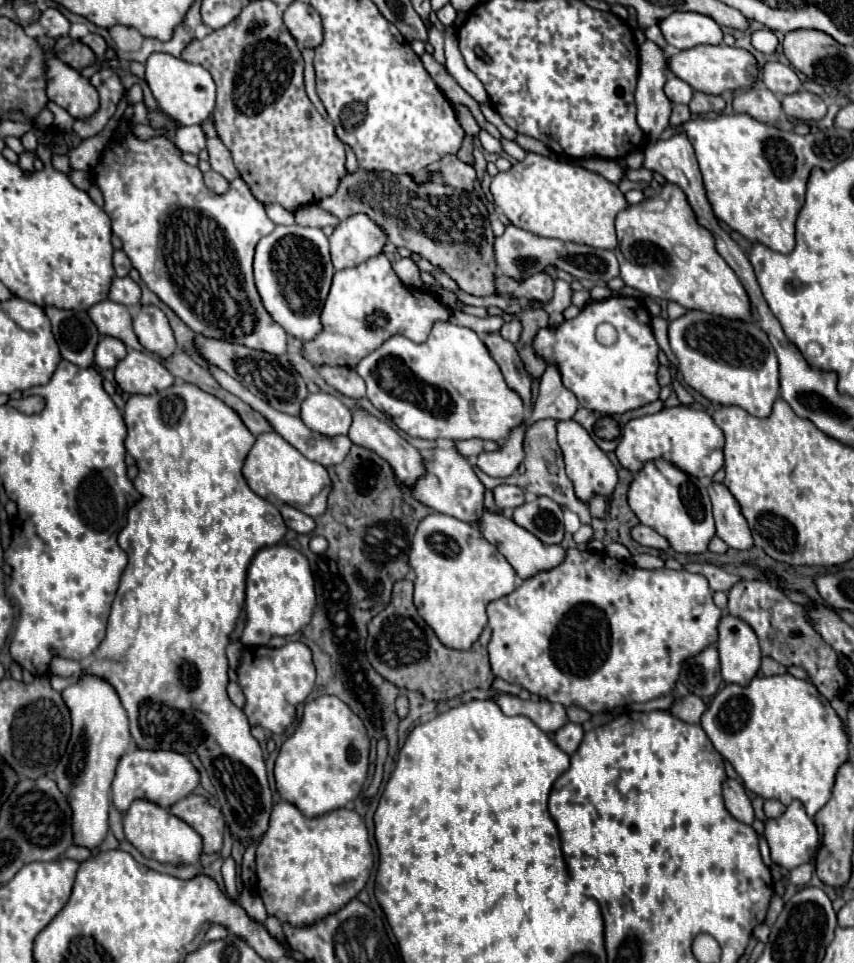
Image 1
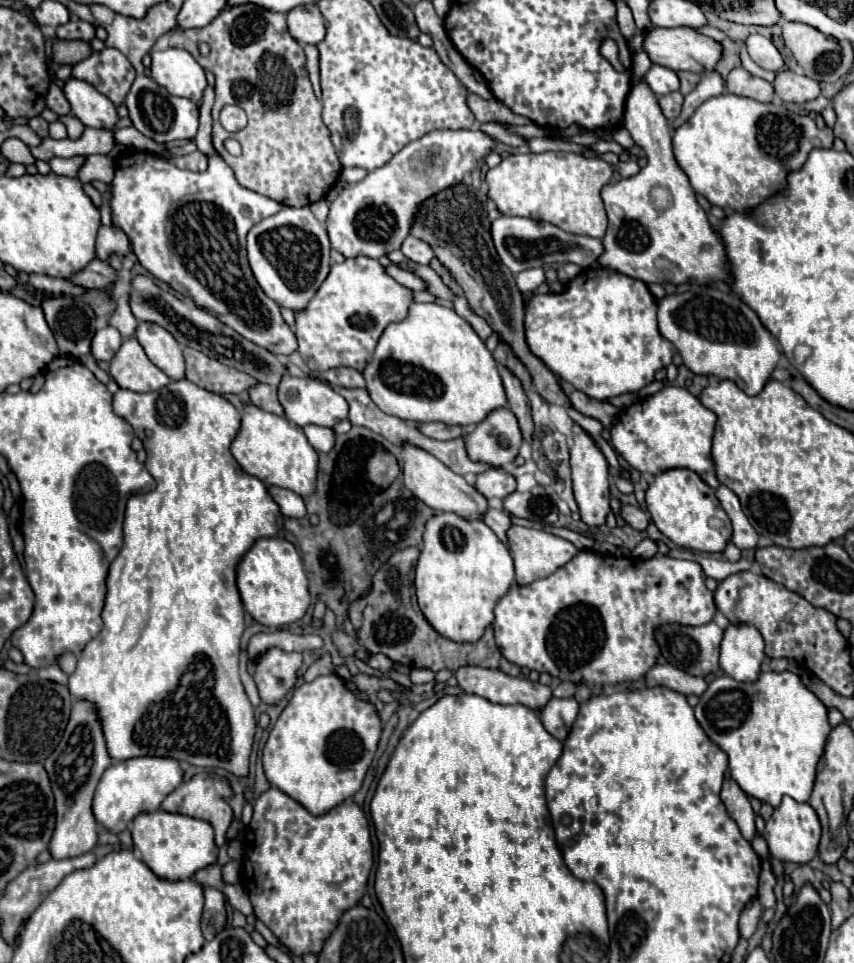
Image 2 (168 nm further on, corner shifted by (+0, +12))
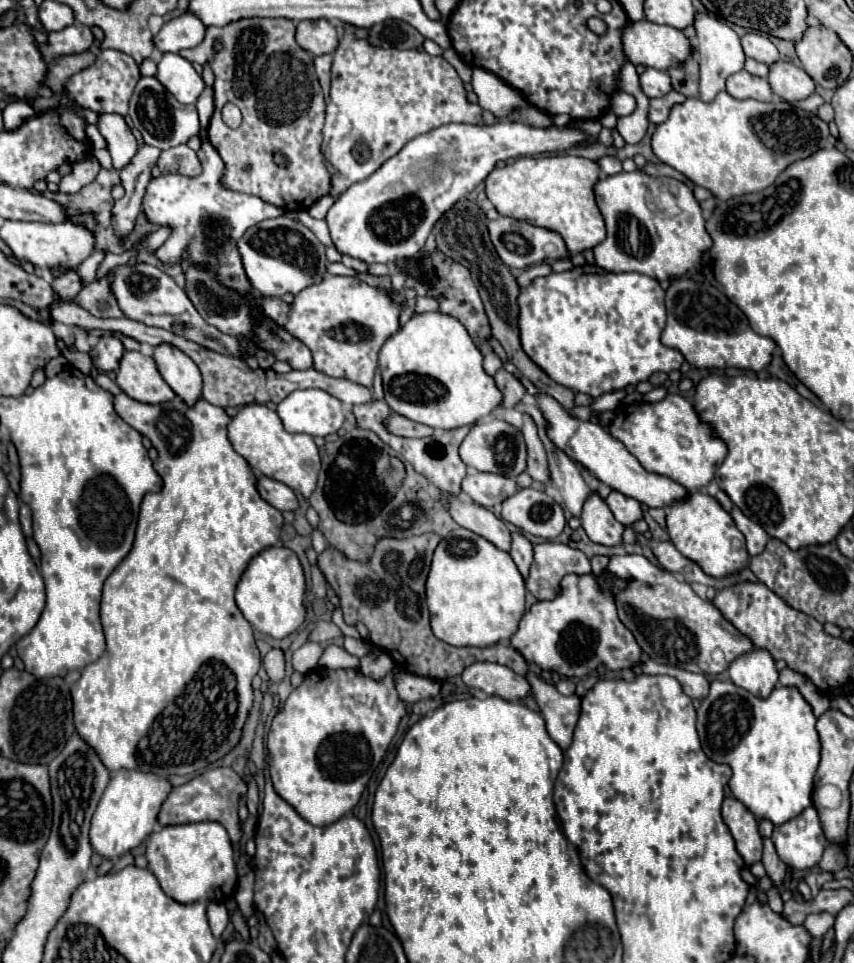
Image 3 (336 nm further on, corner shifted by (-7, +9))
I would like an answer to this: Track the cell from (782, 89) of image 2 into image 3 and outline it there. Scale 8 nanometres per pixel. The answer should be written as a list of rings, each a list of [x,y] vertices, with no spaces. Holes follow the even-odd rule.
[[[778,60],[768,68],[768,84],[772,92],[778,94],[782,100],[804,100],[814,92],[814,80],[800,66]]]

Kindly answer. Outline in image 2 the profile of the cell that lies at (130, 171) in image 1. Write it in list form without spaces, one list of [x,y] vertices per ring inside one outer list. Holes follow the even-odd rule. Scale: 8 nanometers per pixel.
[[[123,151],[115,163],[115,175],[111,181],[111,211],[113,223],[123,229],[133,245],[137,261],[157,279],[173,287],[195,307],[213,313],[221,323],[235,329],[245,339],[267,347],[277,355],[289,355],[297,349],[295,333],[289,329],[281,317],[281,309],[273,299],[269,299],[253,277],[247,259],[247,233],[261,219],[275,215],[283,205],[245,189],[237,183],[233,169],[221,157],[209,157],[209,169],[205,172],[184,171],[163,159],[161,155],[147,151]]]

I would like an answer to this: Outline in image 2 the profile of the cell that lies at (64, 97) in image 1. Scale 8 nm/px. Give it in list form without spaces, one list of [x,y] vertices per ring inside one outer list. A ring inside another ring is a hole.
[[[69,77],[63,87],[63,95],[71,103],[73,115],[87,127],[109,127],[113,129],[117,123],[115,105],[99,93],[91,83]]]

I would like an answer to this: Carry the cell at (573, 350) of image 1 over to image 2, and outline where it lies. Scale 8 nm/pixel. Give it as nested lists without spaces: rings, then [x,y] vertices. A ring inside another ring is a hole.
[[[605,267],[583,269],[567,285],[567,291],[559,295],[545,293],[529,299],[525,303],[525,333],[529,349],[555,375],[591,399],[611,399],[623,393],[641,391],[655,379],[655,369],[667,367],[675,353],[673,343],[669,343],[659,331],[657,301],[647,285]]]

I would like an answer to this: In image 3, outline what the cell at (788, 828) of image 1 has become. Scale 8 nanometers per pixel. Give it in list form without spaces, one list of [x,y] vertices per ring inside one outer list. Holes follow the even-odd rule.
[[[812,806],[806,808],[800,816],[776,826],[772,842],[784,864],[796,870],[814,868],[828,844],[818,814]]]

